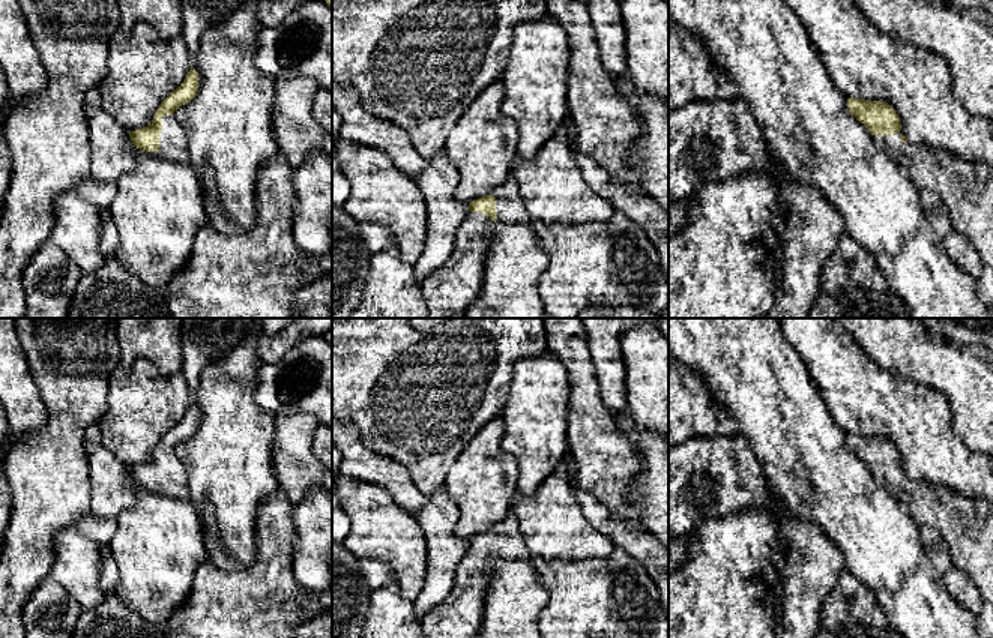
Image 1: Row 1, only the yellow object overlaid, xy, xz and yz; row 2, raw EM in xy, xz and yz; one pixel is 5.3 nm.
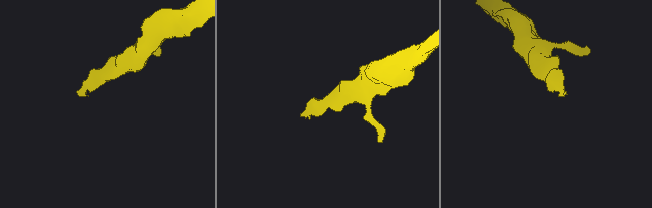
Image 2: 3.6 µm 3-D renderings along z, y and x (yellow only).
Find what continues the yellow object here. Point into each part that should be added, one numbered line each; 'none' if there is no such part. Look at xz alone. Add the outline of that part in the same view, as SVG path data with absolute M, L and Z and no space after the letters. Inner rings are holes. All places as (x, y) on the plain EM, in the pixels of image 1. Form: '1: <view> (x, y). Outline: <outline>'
1: xz (510, 544). Outline: M509 510L508 516L491 525L488 531L496 534L496 551L500 560L529 560L529 552L523 534L520 531L517 518Z

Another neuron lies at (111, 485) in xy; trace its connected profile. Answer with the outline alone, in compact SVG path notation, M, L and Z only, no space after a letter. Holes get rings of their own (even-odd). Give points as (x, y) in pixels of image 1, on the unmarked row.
M98 425L86 431L92 512L98 518L117 518L135 503L132 477L126 467L102 444Z

